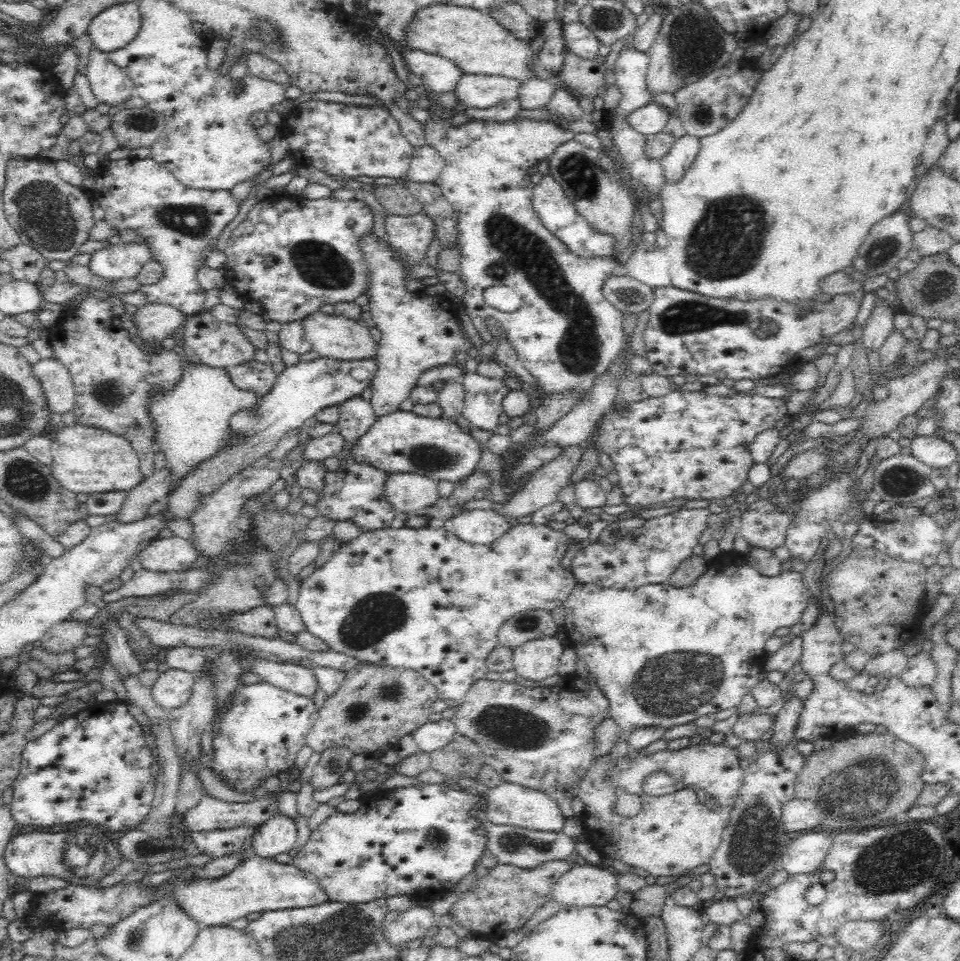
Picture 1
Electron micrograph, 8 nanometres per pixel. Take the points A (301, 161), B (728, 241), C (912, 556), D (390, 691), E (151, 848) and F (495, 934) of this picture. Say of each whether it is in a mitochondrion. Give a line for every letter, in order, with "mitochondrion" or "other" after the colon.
A: other
B: mitochondrion
C: other
D: mitochondrion
E: mitochondrion
F: other

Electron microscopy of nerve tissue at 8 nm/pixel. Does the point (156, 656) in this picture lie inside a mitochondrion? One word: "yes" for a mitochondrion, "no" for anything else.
no

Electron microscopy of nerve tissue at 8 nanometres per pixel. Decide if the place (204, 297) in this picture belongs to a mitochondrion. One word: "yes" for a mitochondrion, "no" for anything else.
no

